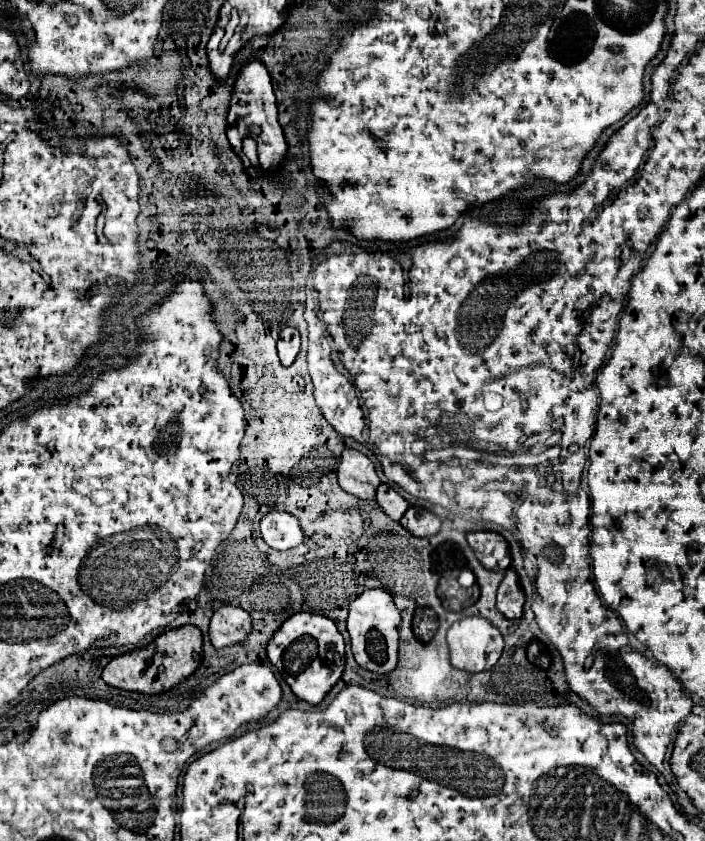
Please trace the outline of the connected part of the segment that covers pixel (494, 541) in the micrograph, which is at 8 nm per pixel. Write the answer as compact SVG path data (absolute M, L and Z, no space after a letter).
M480 530L480 532L468 532L466 538L468 538L468 544L472 546L472 550L476 552L476 558L488 570L504 572L512 566L510 548L508 548L508 542L504 540L504 536L500 536L496 532Z

